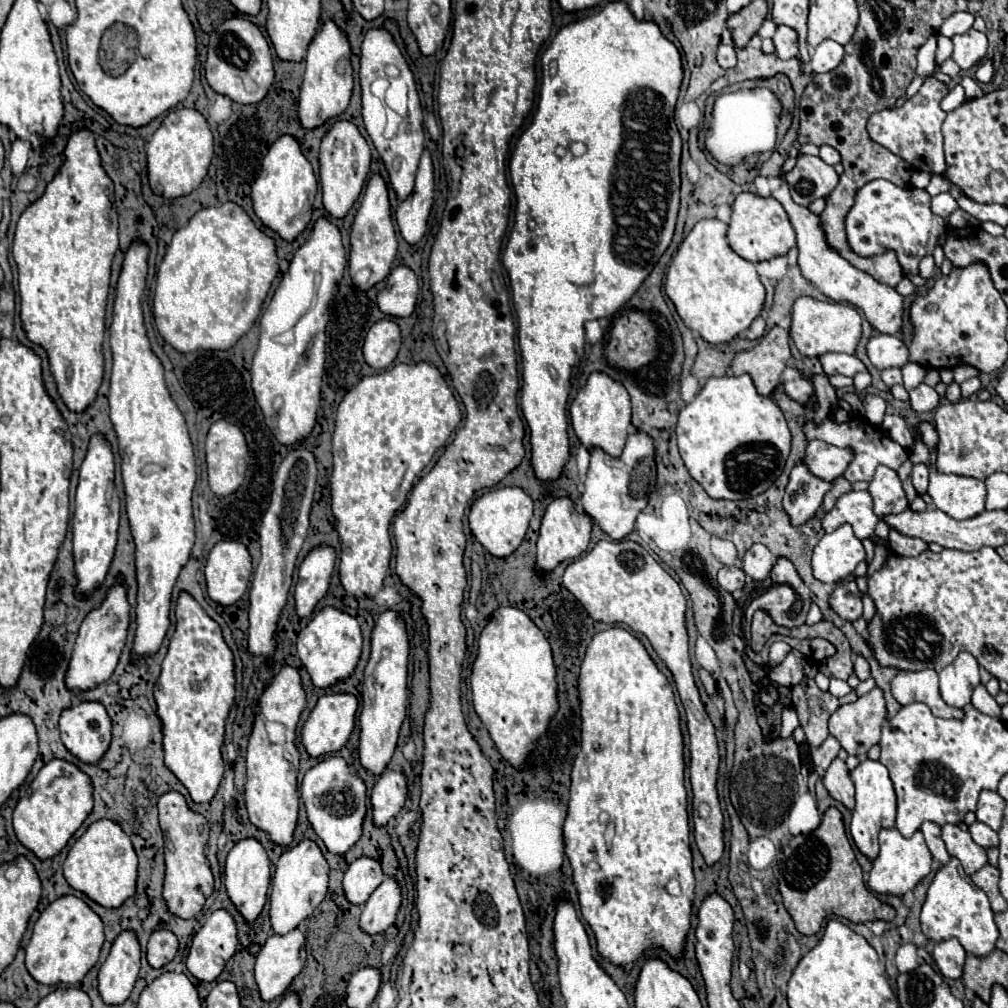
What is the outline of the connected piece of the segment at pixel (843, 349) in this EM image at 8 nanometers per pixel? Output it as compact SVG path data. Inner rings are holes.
M812 297L796 299L792 311L790 337L802 355L818 357L828 351L852 355L856 351L860 335L862 335L862 317L854 307L844 303L834 303L834 301L818 301Z

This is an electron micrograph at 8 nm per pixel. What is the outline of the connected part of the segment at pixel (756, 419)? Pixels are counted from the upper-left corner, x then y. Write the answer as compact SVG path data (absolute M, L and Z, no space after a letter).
M724 375L708 379L708 383L700 389L696 399L680 411L676 437L680 457L688 473L704 487L704 491L712 499L738 501L764 493L782 473L790 453L790 431L780 409L774 405L770 397L762 397L754 391L752 379L748 375L742 377Z

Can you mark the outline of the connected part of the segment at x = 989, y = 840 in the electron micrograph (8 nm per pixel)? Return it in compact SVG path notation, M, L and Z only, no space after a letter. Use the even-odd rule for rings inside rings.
M976 821L974 825L970 825L970 835L972 835L972 839L980 845L980 847L984 847L984 849L990 849L990 847L998 847L998 833L996 831L992 831L988 825L984 825L984 823L980 823L980 821Z

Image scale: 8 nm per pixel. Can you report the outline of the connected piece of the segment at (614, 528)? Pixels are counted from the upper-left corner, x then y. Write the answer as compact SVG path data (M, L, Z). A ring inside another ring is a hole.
M634 431L628 435L626 447L622 457L614 459L604 451L594 449L590 455L590 469L584 481L582 493L582 507L584 513L614 541L622 541L626 535L632 533L636 515L646 507L646 499L656 483L656 463L654 463L654 443L652 439L642 433ZM624 495L624 499L622 499Z

